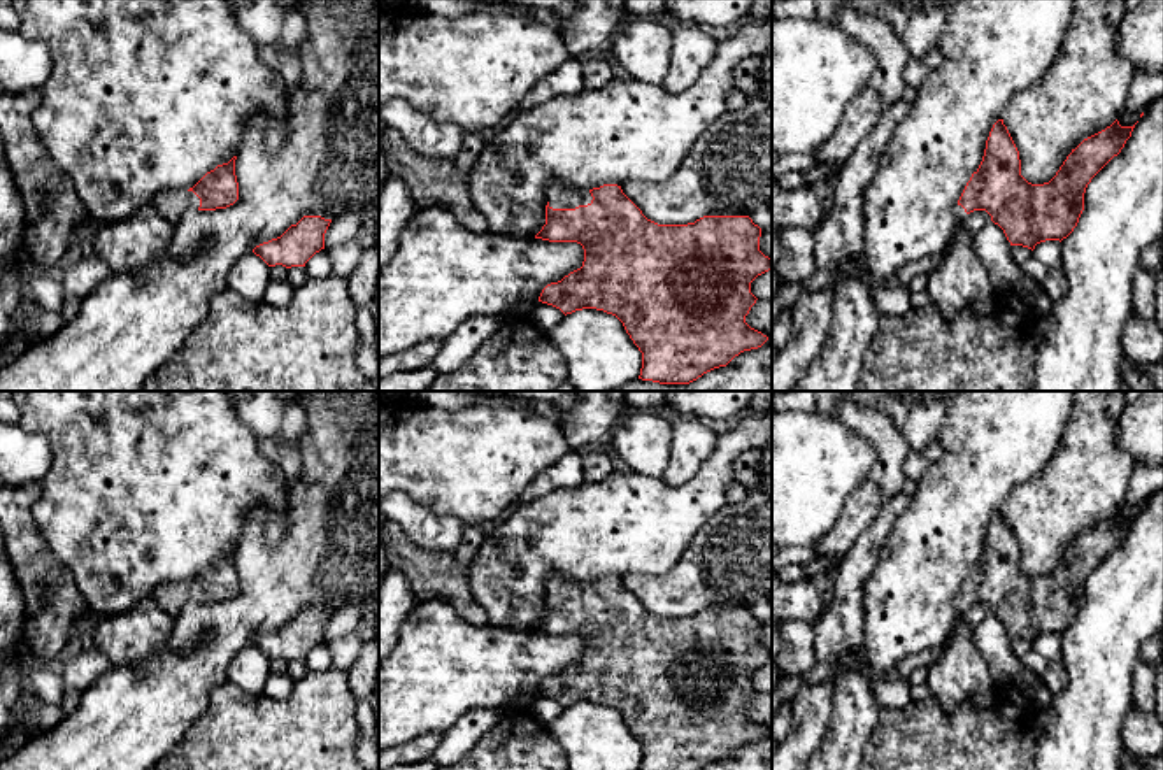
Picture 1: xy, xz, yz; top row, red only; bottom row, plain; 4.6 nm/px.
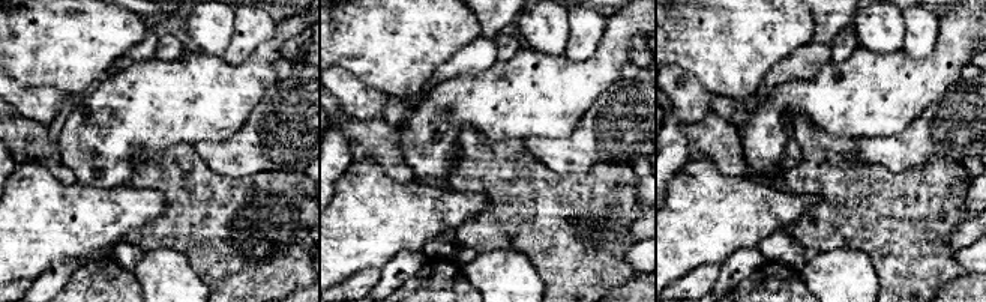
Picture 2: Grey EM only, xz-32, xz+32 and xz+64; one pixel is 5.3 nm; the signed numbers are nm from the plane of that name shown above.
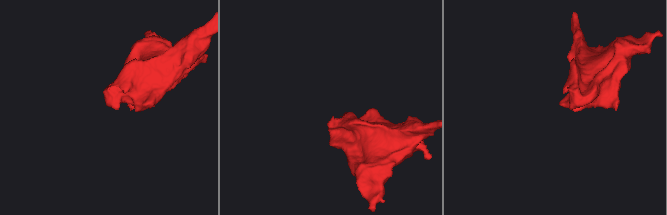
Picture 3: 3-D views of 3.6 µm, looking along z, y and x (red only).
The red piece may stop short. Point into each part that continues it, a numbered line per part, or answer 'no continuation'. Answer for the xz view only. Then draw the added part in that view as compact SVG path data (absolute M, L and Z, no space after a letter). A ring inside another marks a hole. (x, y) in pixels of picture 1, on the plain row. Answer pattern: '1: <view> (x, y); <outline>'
1: xz (560, 588); M558 574L549 575L546 588L549 600L553 602L575 602L579 598L588 598L593 593L589 584L572 582Z

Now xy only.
1: xy (171, 598); M188 582L161 584L153 591L153 600L174 619L188 602L198 602L200 591Z

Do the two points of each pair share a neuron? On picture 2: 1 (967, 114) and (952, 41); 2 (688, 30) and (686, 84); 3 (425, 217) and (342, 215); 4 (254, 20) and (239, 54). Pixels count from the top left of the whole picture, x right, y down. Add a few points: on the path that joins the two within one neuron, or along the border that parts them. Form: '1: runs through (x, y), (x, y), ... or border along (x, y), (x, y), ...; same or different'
1: border along (959, 78), (932, 102); different
2: border along (671, 65), (683, 68), (715, 93); different
3: runs through (404, 217), (363, 217); same
4: runs through (251, 29), (242, 45); same

